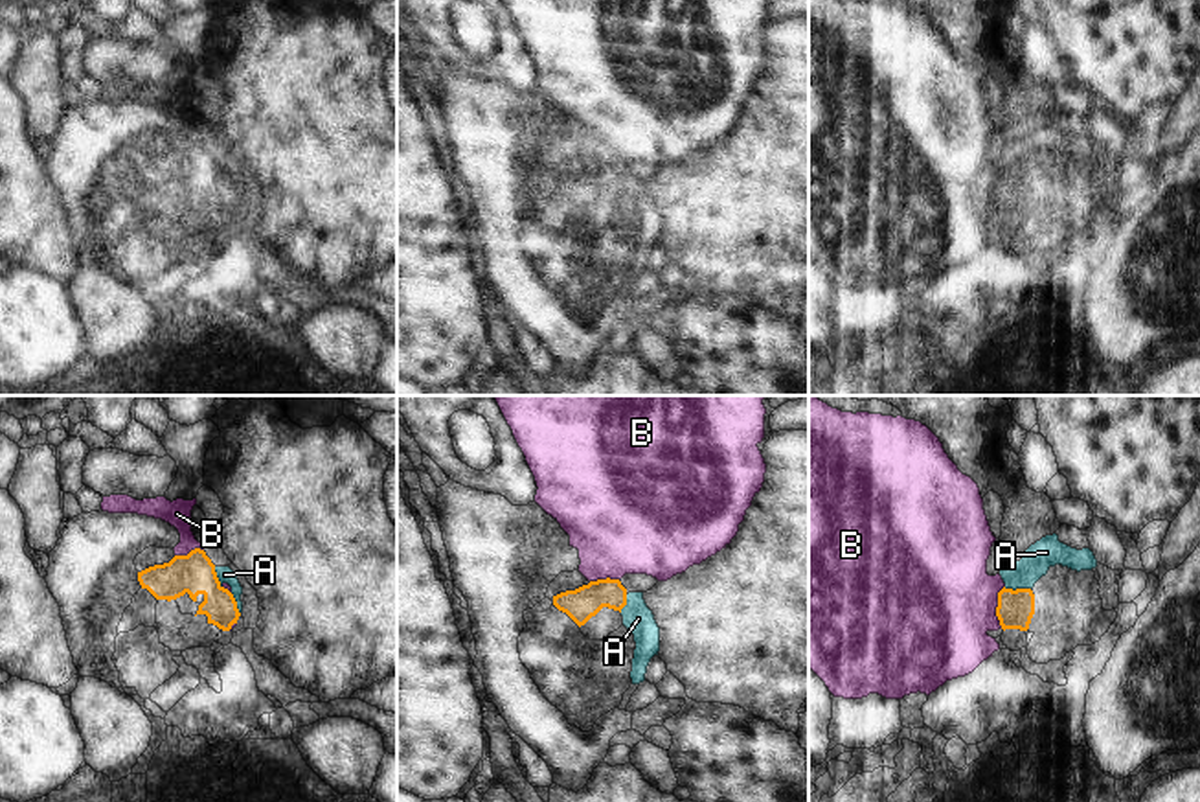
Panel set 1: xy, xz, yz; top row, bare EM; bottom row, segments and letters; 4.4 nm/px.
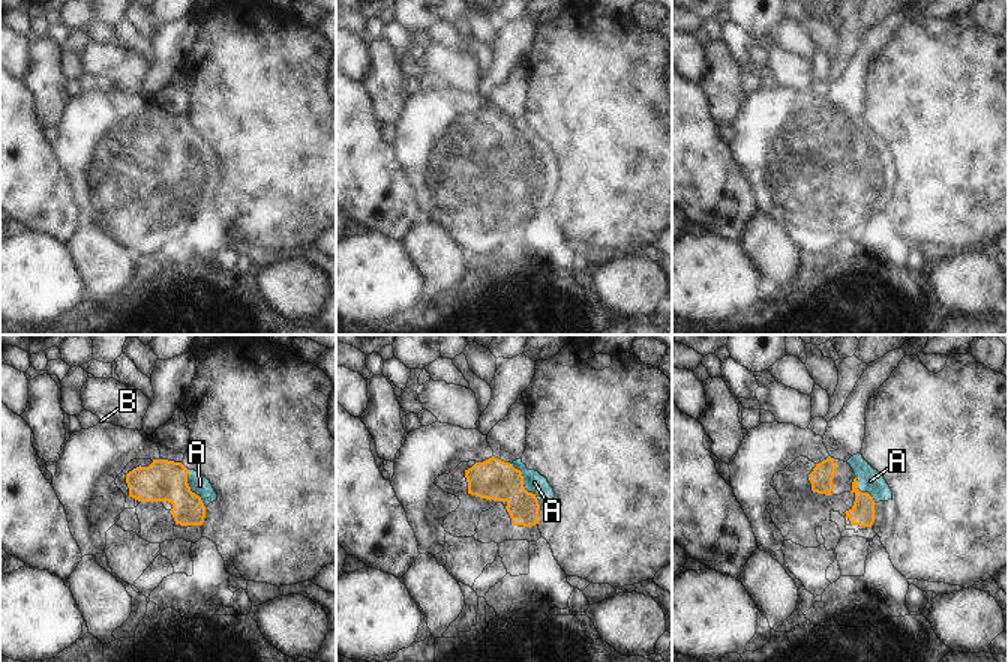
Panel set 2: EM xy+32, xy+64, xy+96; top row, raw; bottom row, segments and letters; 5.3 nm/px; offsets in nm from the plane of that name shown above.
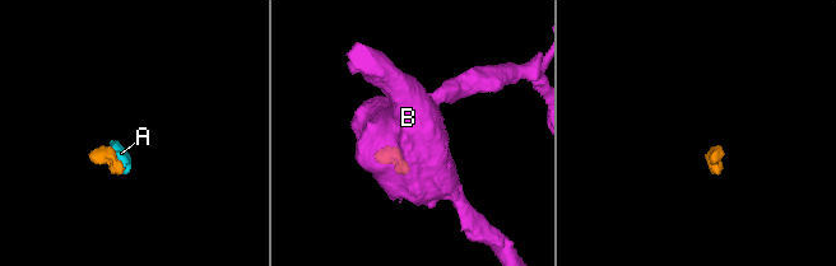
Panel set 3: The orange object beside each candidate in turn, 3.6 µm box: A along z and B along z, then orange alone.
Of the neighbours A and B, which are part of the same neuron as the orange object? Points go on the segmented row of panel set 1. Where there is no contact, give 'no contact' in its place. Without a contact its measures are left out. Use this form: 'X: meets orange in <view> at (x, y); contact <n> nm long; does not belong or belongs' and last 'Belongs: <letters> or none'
A: meets orange in yz at (1017, 589); contact 120 nm long; does not belong
B: meets orange in yz at (996, 607); contact 190 nm long; does not belong
Belongs: none

